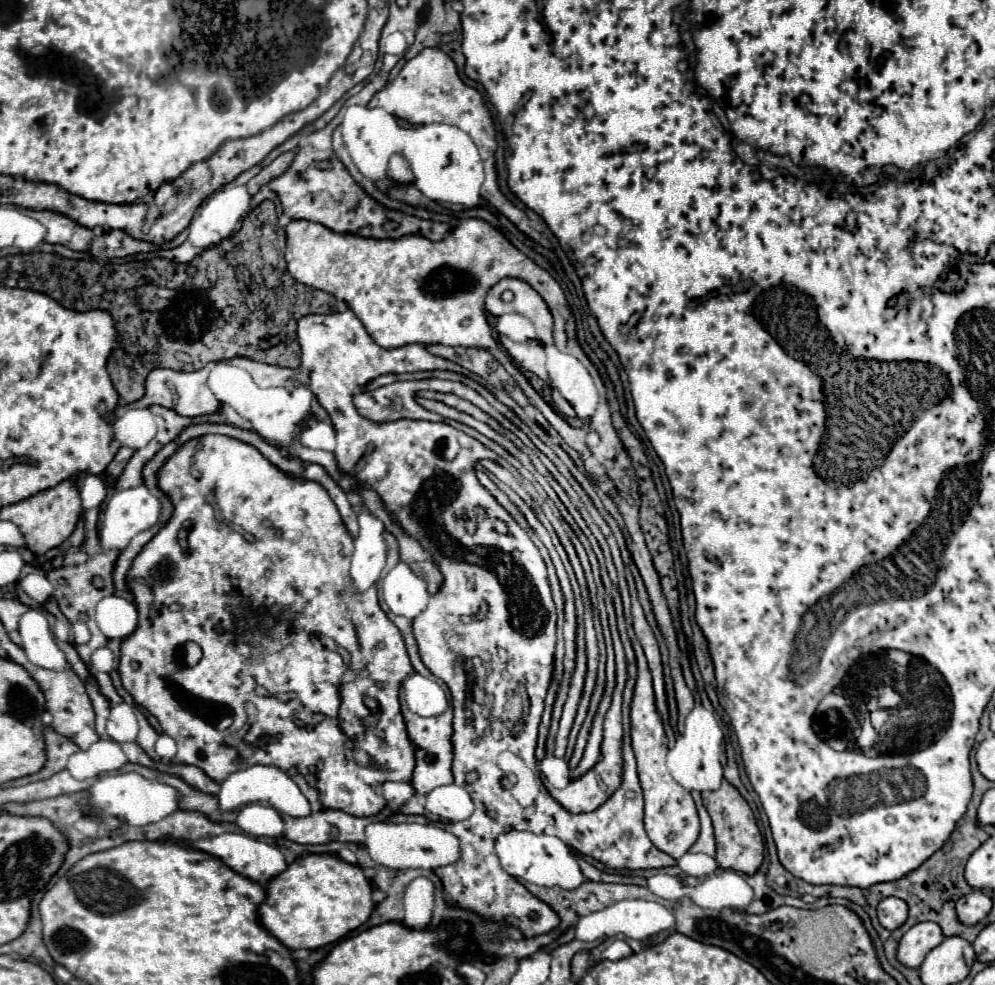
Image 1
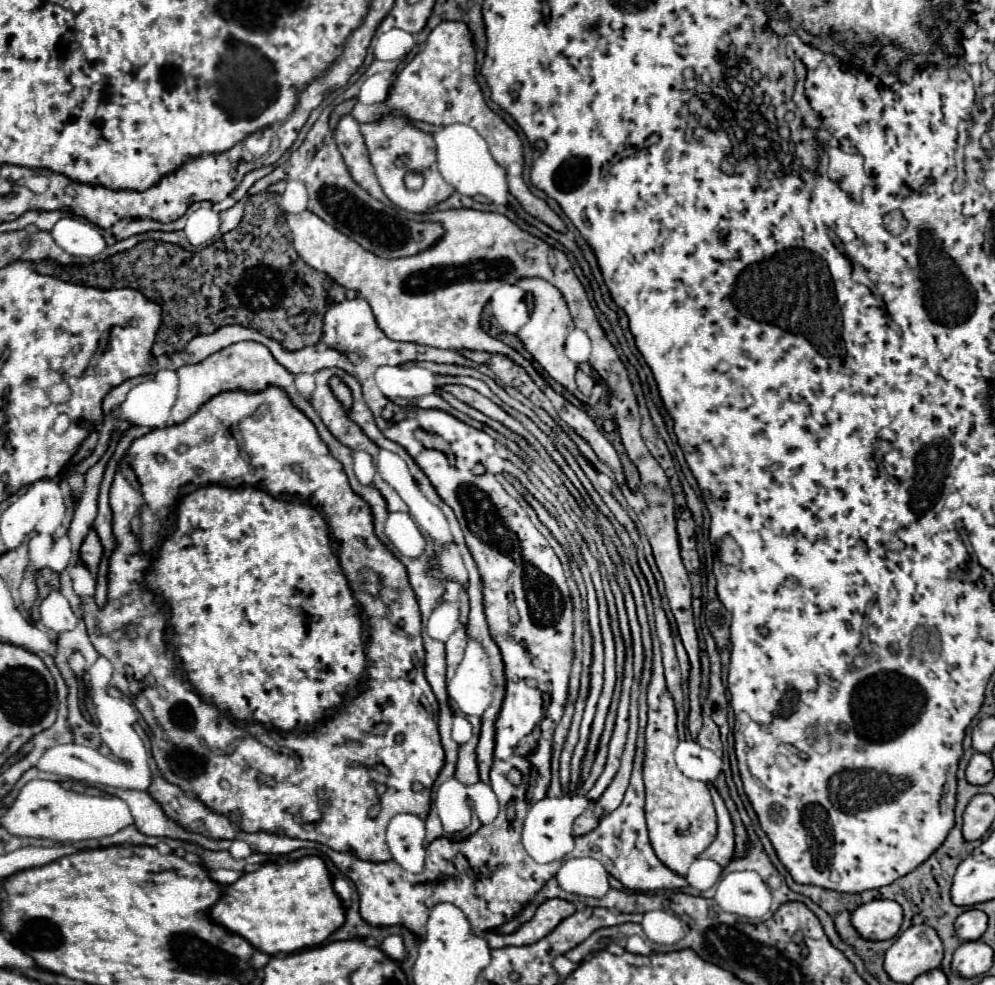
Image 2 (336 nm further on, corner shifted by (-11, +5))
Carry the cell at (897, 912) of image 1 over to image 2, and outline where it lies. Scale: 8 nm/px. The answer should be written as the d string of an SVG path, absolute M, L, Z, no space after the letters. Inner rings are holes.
M888 899L870 901L854 909L850 923L862 939L886 941L892 939L902 925L902 907Z

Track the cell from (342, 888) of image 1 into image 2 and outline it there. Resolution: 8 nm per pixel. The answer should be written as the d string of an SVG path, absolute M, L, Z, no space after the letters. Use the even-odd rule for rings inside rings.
M302 857L300 861L264 863L258 869L246 871L238 881L222 889L218 903L210 907L210 919L212 923L228 929L230 933L238 933L254 949L266 955L276 955L322 945L338 927L342 927L344 909L332 889L332 877L328 875L324 861L320 857Z

